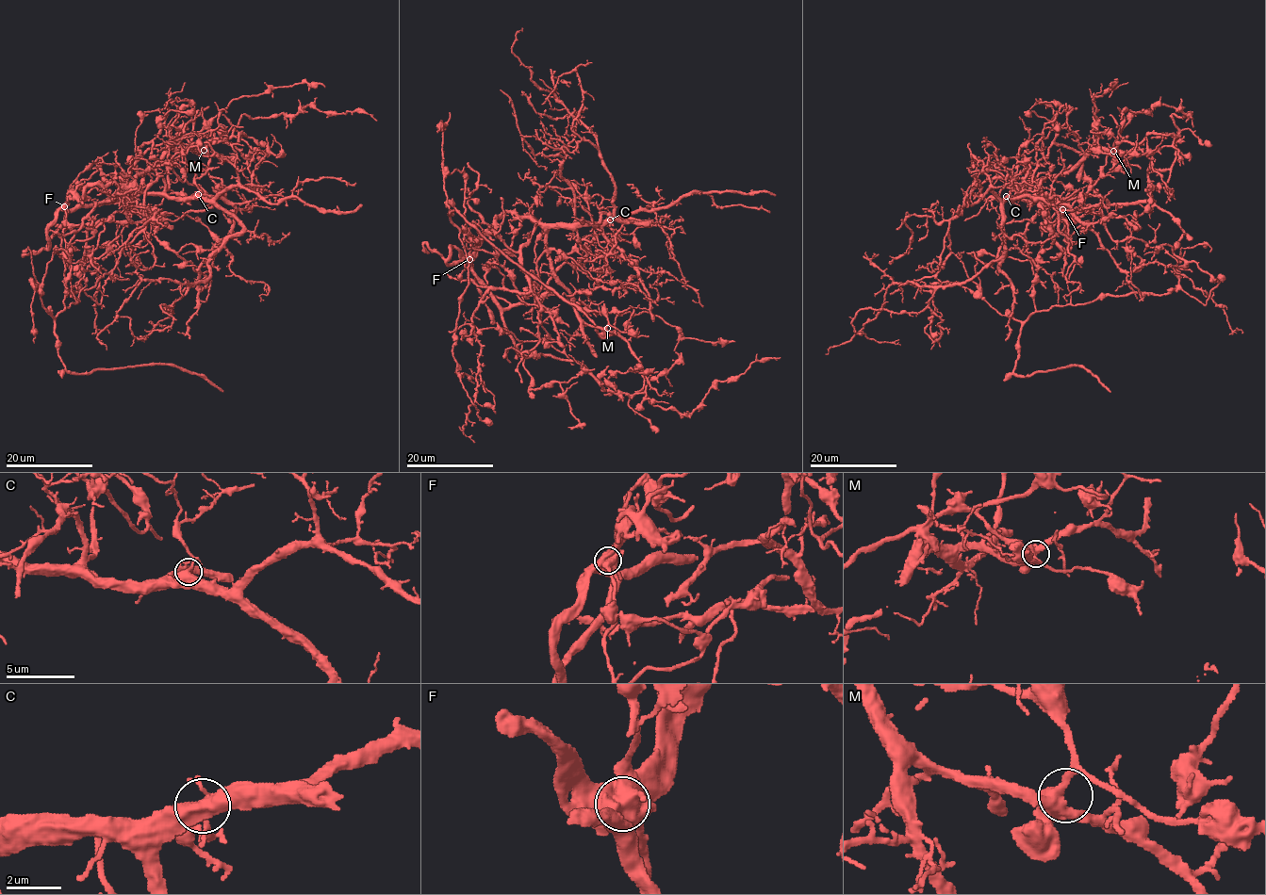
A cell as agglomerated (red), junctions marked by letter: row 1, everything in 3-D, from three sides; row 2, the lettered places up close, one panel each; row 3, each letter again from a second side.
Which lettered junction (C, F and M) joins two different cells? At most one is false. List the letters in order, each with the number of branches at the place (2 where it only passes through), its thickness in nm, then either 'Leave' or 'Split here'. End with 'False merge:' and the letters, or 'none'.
C: Branches: 4. Thickness 420 nm. Leave
F: Branches: 6. Thickness 800 nm. Split here
M: Branches: 4. Thickness 500 nm. Leave
False merge: F

